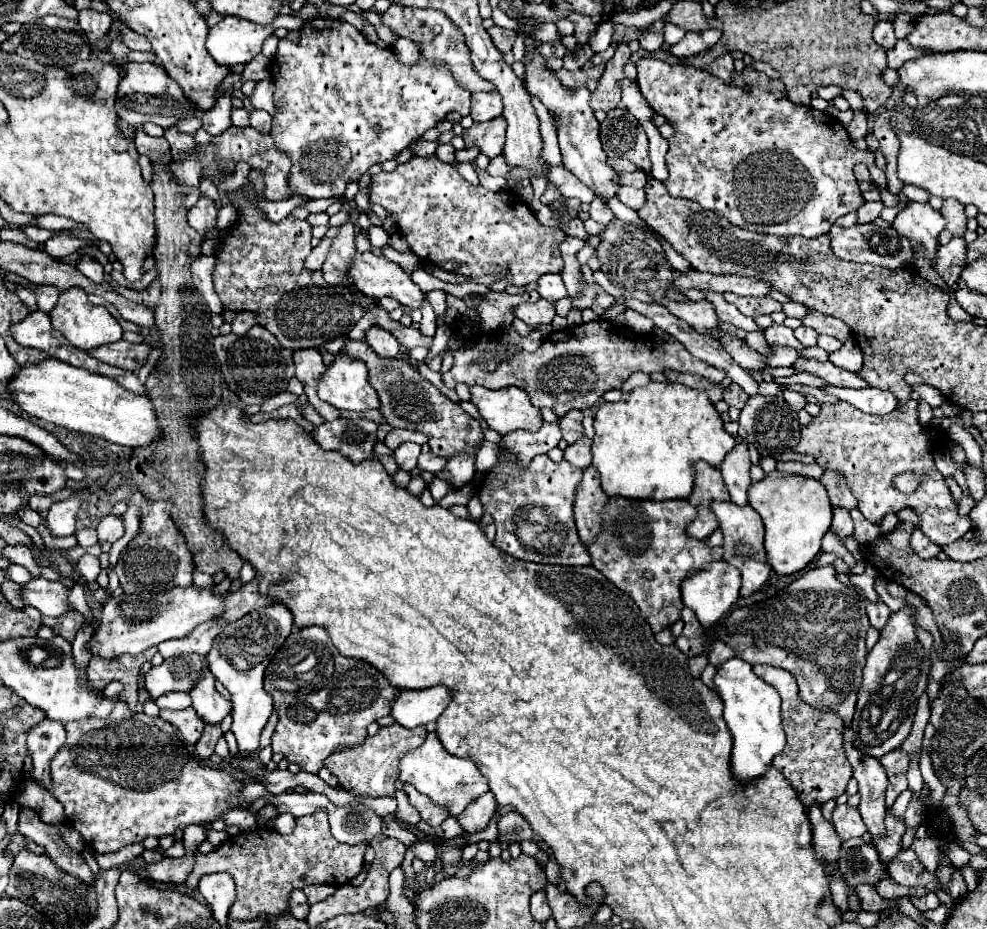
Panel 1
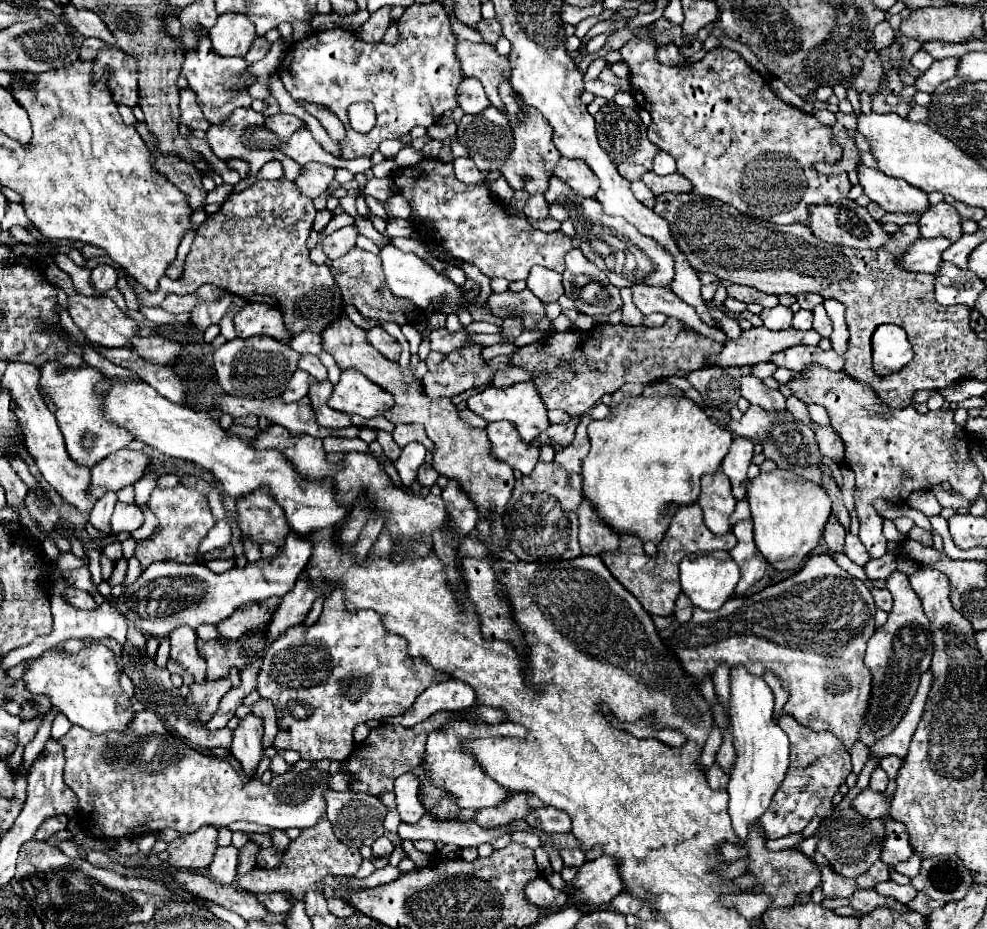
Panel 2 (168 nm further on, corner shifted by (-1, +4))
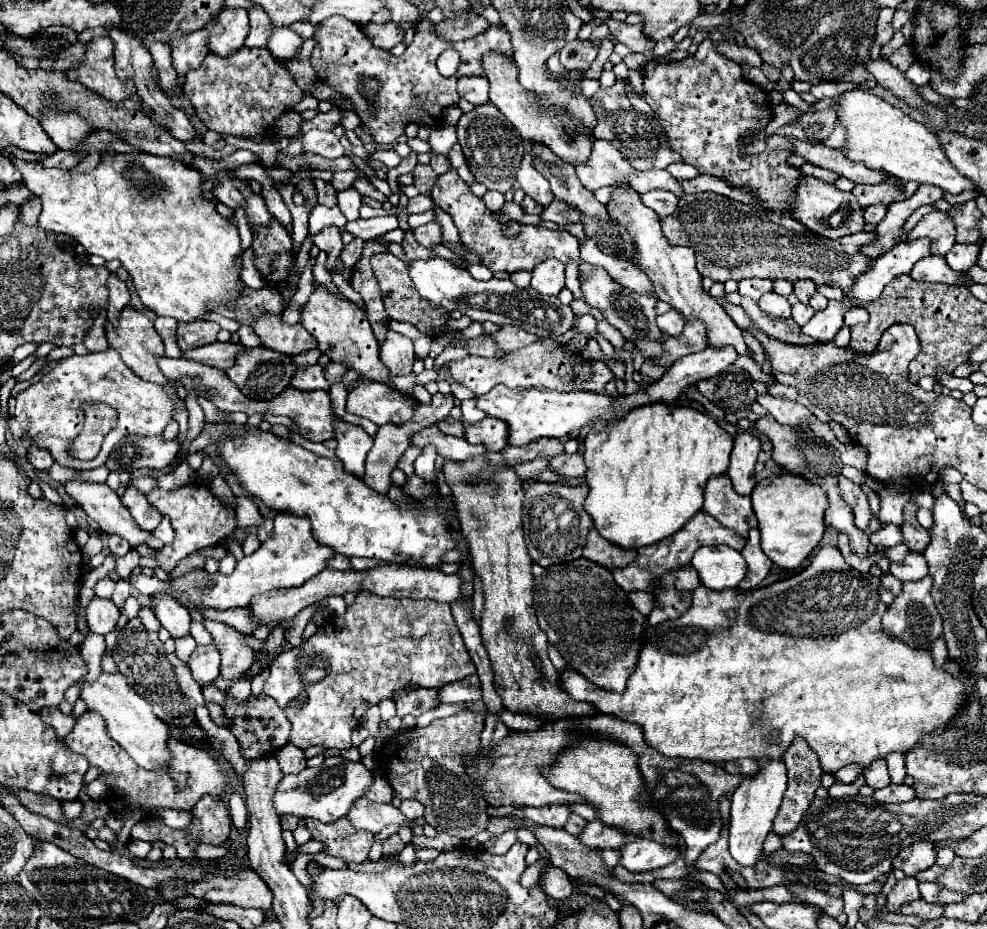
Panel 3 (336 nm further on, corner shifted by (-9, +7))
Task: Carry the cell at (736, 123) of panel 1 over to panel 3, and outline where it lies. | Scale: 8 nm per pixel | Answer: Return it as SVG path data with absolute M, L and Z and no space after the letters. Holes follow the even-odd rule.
M703 40L701 48L679 62L659 64L655 60L647 60L643 70L643 86L645 86L645 102L653 108L655 118L659 120L661 128L665 130L669 138L669 148L679 152L683 162L695 166L699 174L711 174L715 178L721 178L729 182L729 186L745 186L747 190L753 190L753 198L761 204L761 208L771 212L785 212L789 206L793 206L793 186L801 182L801 178L807 178L801 168L791 166L787 162L789 156L793 156L793 150L769 150L765 148L761 154L749 156L745 154L745 148L741 148L741 140L745 136L763 132L773 116L773 106L769 106L767 90L757 86L755 82L747 80L741 74L741 66L729 60L725 54L717 52L713 40Z

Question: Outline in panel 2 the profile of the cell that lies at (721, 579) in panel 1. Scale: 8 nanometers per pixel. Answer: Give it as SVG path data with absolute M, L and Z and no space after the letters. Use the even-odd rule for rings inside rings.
M727 551L695 553L695 555L687 555L681 561L683 593L687 593L687 597L693 601L695 607L701 607L705 611L719 609L723 605L723 601L727 601L733 595L737 581L739 581L739 567Z

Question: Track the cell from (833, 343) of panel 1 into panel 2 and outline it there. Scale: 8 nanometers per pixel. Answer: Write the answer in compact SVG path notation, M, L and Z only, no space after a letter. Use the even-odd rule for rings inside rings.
M817 305L813 309L813 329L817 329L819 333L823 333L823 337L831 335L831 321L829 321L823 305Z

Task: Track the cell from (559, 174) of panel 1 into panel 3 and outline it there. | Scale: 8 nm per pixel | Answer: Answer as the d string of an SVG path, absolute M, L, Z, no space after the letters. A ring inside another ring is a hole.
M607 140L593 142L591 156L587 162L575 164L575 170L581 184L591 192L603 186L613 186L619 176L629 176L633 172L631 164L623 160L623 154Z

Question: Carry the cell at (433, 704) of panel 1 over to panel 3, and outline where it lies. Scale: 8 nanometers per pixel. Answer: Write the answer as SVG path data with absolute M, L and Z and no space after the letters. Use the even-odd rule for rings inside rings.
M477 674L463 678L461 682L451 682L439 690L441 702L459 704L459 702L479 702L481 700L481 682Z

